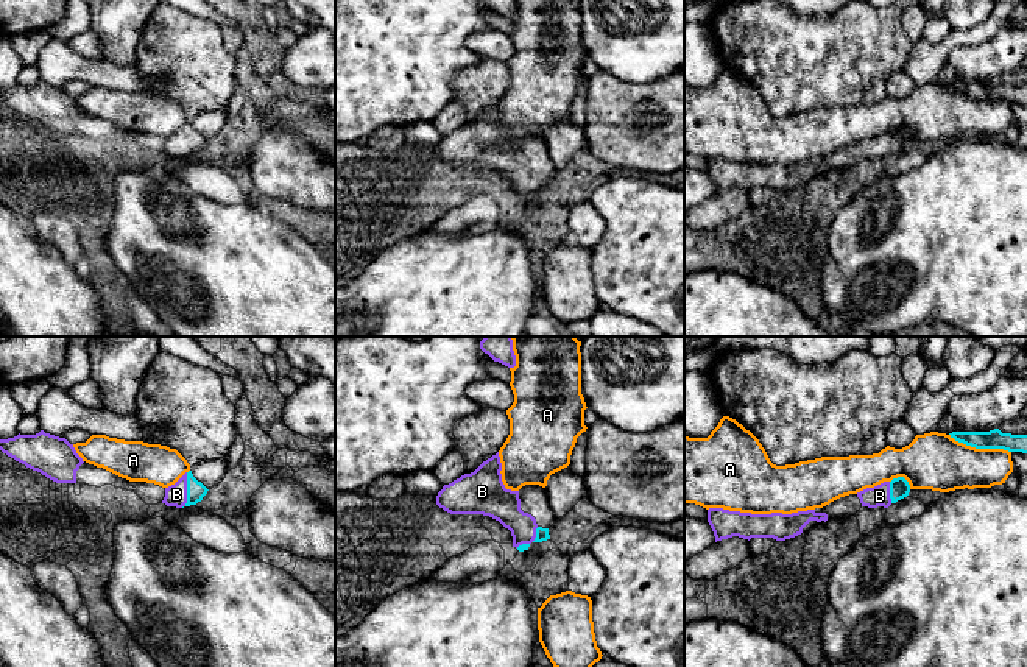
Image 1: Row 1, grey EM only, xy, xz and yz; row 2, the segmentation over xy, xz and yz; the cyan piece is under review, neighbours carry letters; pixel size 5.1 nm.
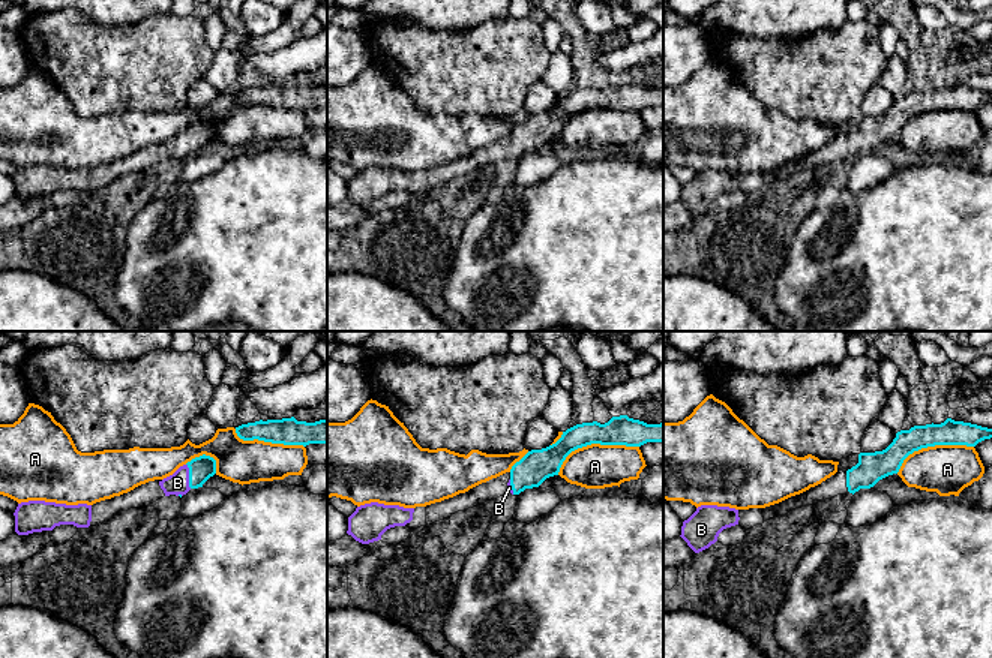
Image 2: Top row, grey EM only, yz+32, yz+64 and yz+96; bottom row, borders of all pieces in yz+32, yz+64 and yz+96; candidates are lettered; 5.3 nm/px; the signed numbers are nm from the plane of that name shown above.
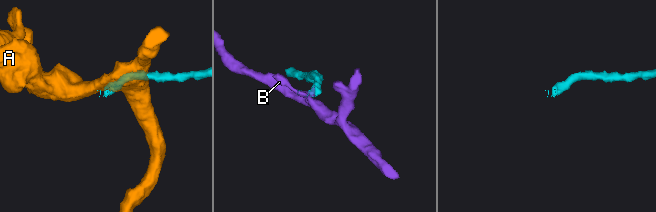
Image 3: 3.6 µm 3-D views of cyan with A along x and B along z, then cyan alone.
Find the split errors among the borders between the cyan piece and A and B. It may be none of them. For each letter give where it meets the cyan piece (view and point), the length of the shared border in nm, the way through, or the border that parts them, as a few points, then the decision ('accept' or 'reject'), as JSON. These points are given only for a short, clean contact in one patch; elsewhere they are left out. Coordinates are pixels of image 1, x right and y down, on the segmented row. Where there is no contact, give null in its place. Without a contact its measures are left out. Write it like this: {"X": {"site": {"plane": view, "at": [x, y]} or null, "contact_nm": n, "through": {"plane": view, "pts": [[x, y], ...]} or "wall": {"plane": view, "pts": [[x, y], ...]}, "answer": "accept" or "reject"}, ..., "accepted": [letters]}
{"A": {"site": {"plane": "yz", "at": [981, 448]}, "contact_nm": 340, "answer": "reject"}, "B": {"site": {"plane": "xy", "at": [187, 490]}, "contact_nm": 190, "through": {"plane": "xy", "pts": [[195, 490], [187, 490], [176, 494]]}, "answer": "accept"}, "accepted": ["B"]}

